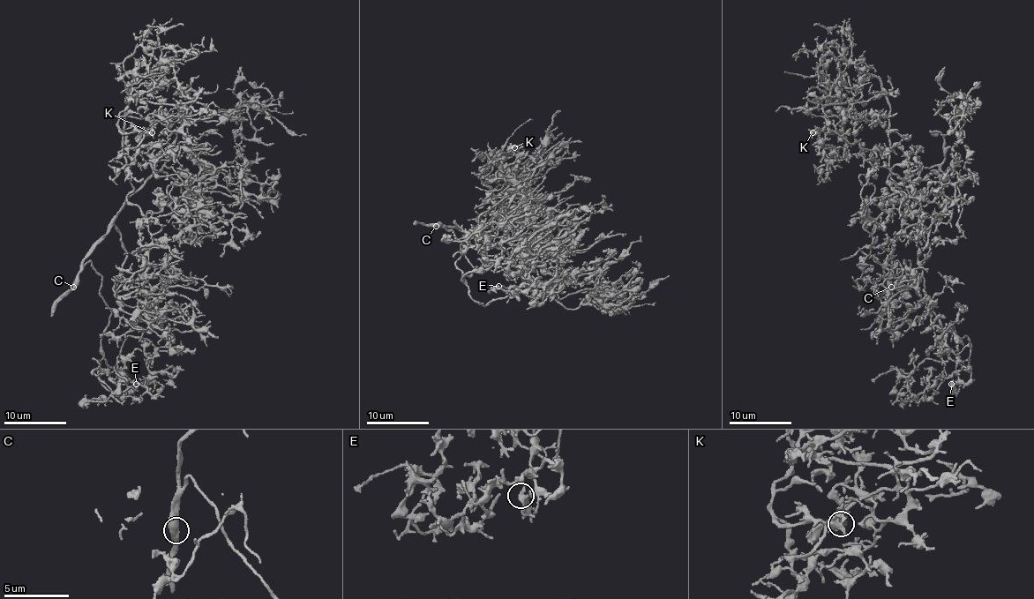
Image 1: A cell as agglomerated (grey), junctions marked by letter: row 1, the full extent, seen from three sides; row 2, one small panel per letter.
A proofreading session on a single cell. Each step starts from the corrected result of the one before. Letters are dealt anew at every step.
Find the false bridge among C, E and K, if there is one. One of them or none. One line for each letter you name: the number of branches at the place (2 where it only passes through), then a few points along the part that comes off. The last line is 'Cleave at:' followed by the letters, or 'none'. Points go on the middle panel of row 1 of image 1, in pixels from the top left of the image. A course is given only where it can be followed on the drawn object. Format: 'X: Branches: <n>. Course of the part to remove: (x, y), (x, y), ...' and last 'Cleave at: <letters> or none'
Cleave at: none

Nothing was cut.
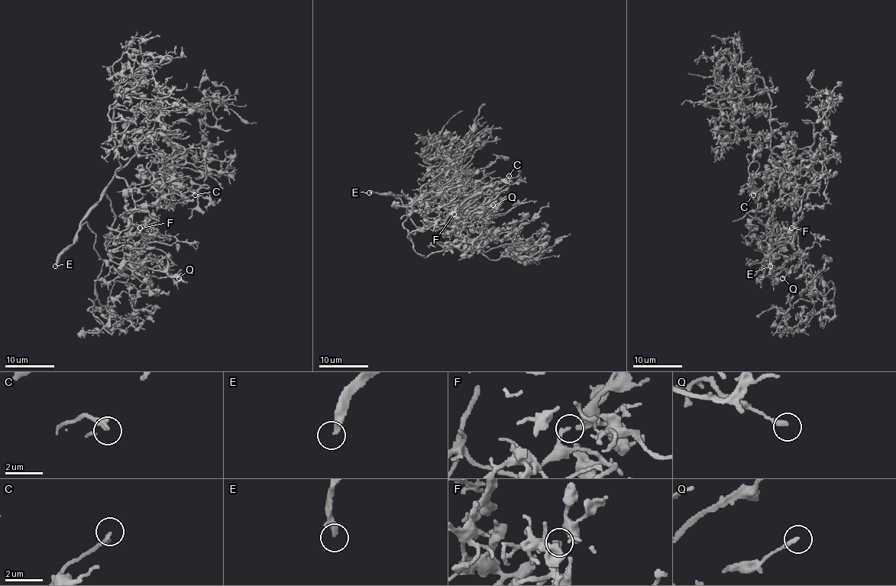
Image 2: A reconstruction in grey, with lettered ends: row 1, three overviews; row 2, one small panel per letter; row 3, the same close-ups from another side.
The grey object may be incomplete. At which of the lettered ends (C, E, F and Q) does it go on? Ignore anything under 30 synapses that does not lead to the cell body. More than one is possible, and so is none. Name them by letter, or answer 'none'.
E

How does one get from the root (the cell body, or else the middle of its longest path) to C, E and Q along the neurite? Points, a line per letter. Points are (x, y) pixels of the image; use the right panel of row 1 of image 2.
C: (781, 186), (782, 171), (754, 187), (754, 177), (761, 173), (774, 179), (768, 191), (753, 195)
E: (781, 186), (781, 201), (773, 209), (770, 266)
Q: (781, 186), (796, 201), (802, 213), (796, 235), (798, 248), (808, 258), (798, 267), (794, 266), (782, 278)

